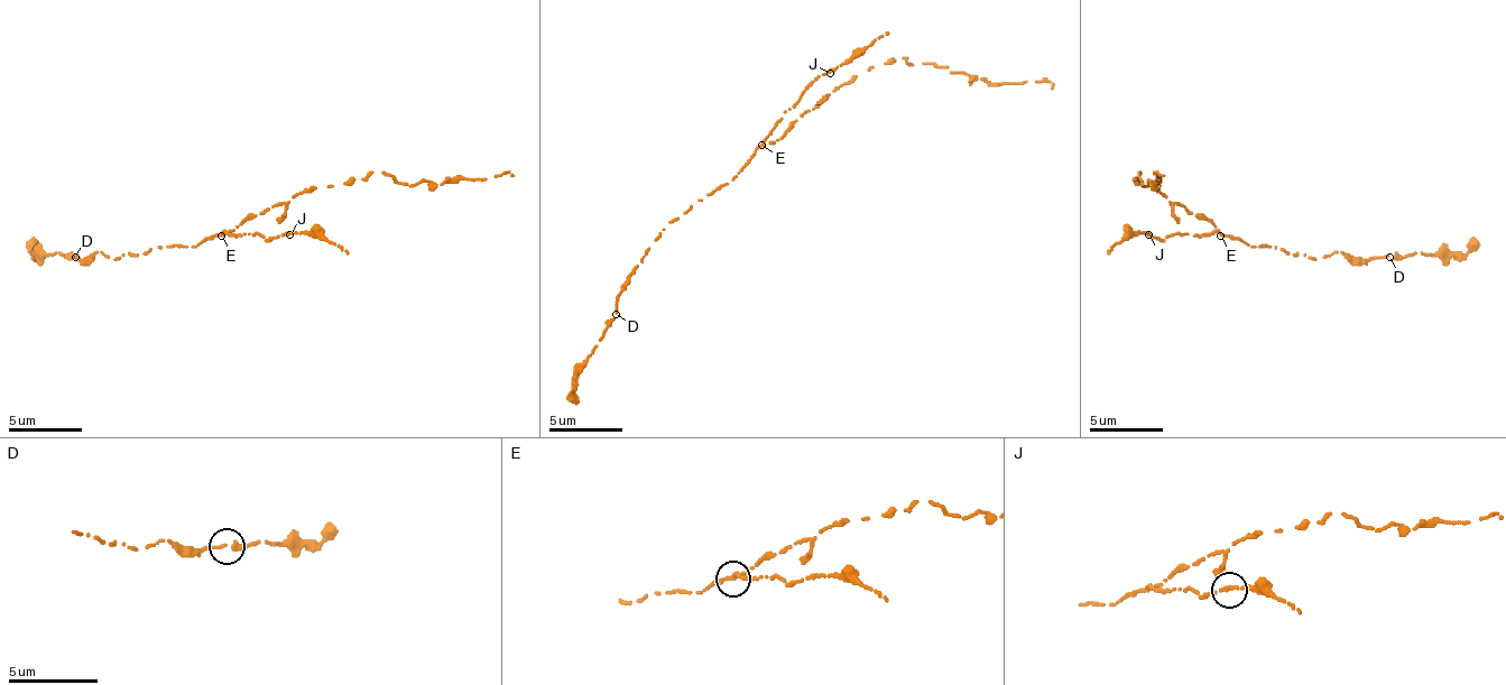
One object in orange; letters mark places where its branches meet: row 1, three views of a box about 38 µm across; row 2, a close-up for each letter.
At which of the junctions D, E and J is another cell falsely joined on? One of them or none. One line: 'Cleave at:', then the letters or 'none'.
Cleave at: E

